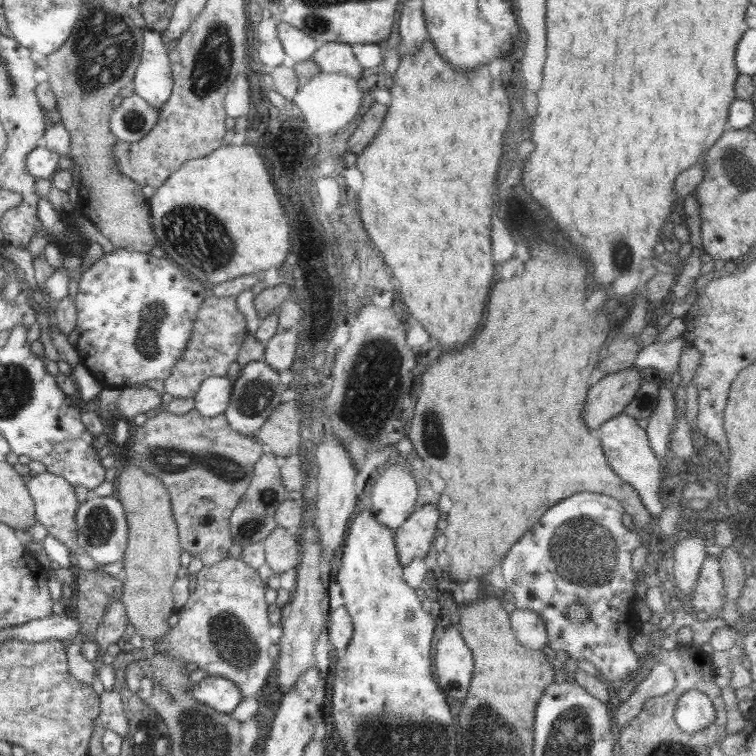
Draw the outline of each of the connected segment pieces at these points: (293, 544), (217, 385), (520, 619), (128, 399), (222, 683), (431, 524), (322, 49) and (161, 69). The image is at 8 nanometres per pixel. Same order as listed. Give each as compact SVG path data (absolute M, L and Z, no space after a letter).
M277 526L263 541L265 551L265 563L268 564L274 574L287 573L296 569L299 564L298 553L301 540L294 531Z
M210 376L201 382L193 396L195 409L210 418L224 414L231 399L233 380L228 376Z
M514 610L509 615L511 627L519 643L526 648L543 650L548 644L544 621L530 610Z
M140 386L121 388L115 406L119 417L129 421L148 410L162 409L163 403L156 390Z
M206 676L194 683L192 696L198 702L224 714L230 714L243 699L240 689L232 681L218 676Z
M423 500L422 509L414 511L403 524L394 529L394 541L398 550L398 559L402 567L408 566L414 559L422 559L435 542L436 522L442 517L437 505Z
M342 42L320 43L312 60L321 72L350 76L356 81L360 81L365 69L354 56L353 45Z
M147 27L142 30L143 51L134 74L132 88L137 96L160 110L170 99L174 88L170 58L160 37L161 33Z

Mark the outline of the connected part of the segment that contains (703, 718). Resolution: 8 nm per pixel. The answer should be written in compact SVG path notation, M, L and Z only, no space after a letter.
M690 690L679 696L674 711L676 724L687 733L712 728L716 714L707 694Z

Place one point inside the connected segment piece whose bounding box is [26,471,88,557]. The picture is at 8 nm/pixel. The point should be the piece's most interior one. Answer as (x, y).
(55, 502)

